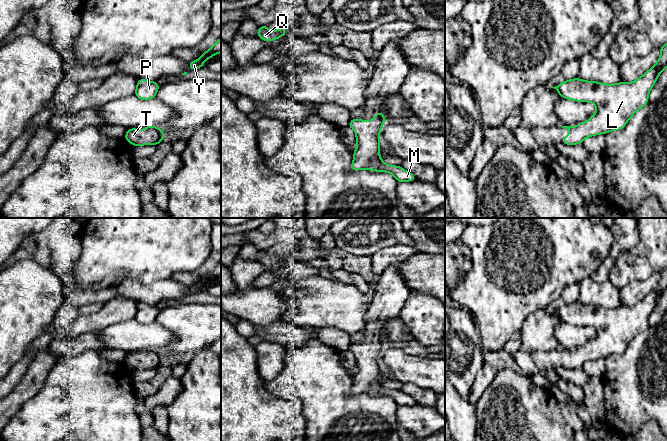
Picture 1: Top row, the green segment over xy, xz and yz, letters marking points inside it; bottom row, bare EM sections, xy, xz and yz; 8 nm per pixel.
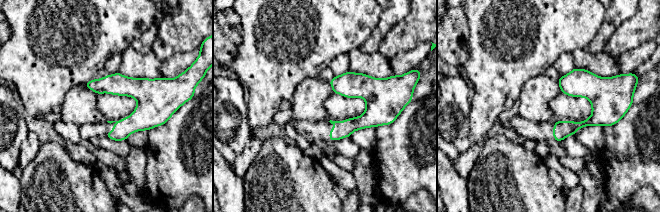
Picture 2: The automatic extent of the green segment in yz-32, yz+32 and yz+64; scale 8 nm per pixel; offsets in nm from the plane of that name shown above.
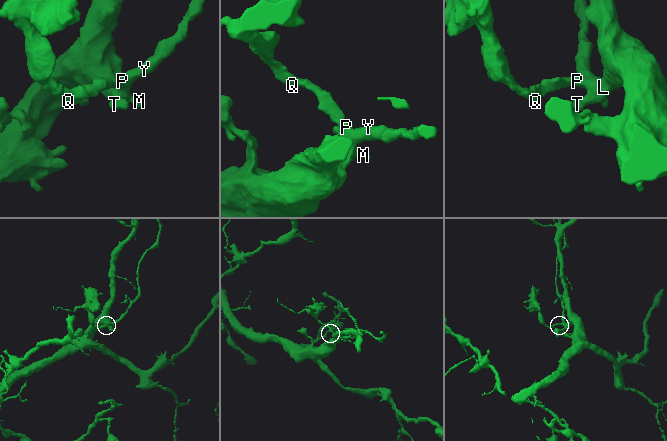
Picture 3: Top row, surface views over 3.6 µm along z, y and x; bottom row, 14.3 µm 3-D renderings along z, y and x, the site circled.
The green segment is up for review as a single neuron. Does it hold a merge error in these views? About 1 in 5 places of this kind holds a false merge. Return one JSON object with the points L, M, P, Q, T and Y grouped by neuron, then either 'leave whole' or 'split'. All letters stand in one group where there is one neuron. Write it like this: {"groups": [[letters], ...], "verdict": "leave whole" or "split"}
{"groups": [["L", "M", "P", "Q", "T", "Y"]], "verdict": "leave whole"}

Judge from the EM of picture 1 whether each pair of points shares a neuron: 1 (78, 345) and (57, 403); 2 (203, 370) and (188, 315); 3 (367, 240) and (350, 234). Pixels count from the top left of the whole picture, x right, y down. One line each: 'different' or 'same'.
1: different
2: different
3: same

